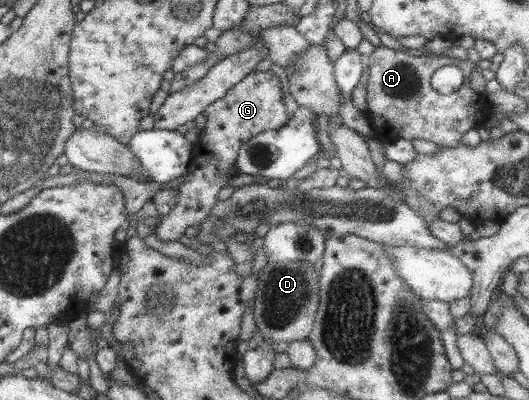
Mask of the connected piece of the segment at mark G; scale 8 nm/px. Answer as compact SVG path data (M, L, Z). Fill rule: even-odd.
M270 70L250 71L225 95L207 105L202 112L205 123L199 128L198 140L193 145L194 155L191 156L187 177L183 177L183 184L177 188L175 207L167 215L161 216L161 222L154 229L156 238L165 242L175 241L187 227L200 224L218 201L219 189L239 175L235 159L241 144L263 130L279 129L287 121L285 111L279 80Z

